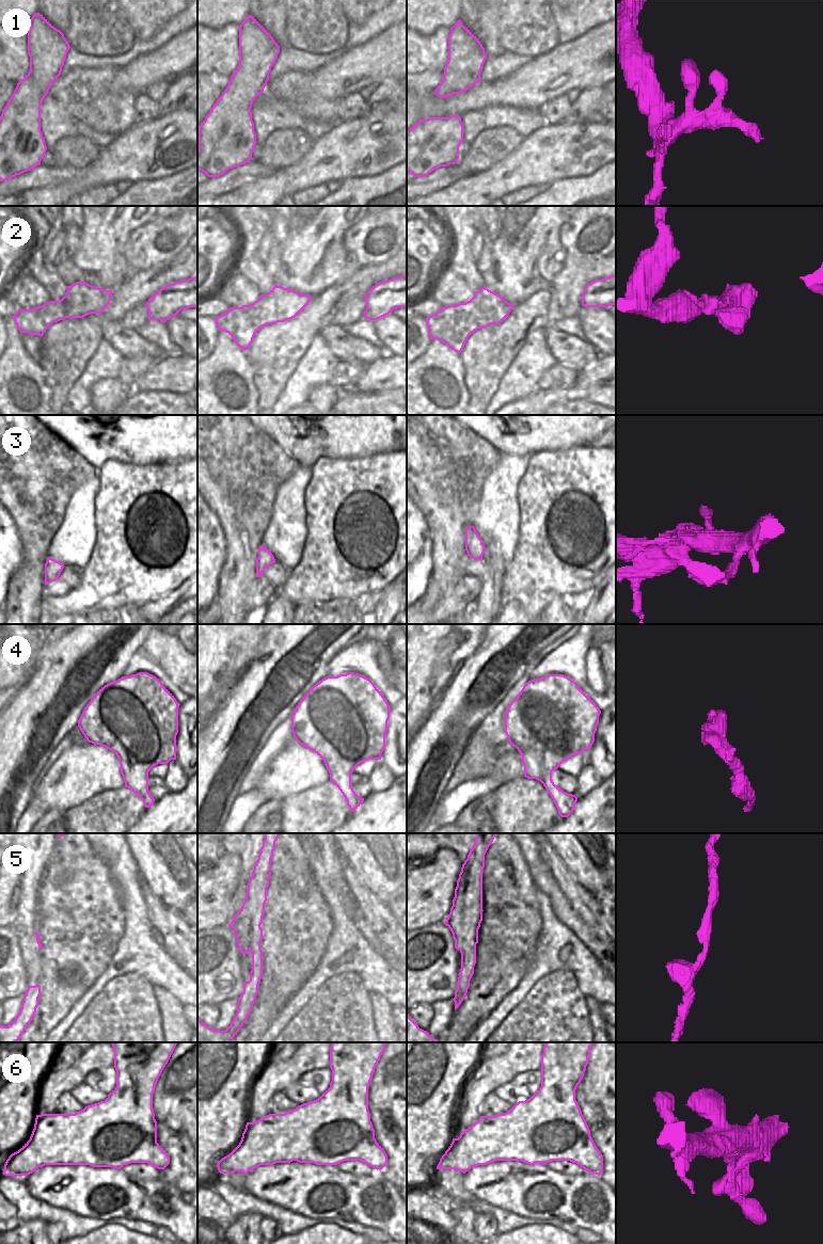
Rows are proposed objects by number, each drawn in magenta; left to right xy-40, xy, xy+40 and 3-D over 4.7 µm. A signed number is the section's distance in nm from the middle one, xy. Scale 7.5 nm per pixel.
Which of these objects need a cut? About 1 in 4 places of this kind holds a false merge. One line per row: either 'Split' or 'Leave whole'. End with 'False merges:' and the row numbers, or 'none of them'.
1: Leave whole
2: Leave whole
3: Leave whole
4: Leave whole
5: Leave whole
6: Leave whole
False merges: none of them

